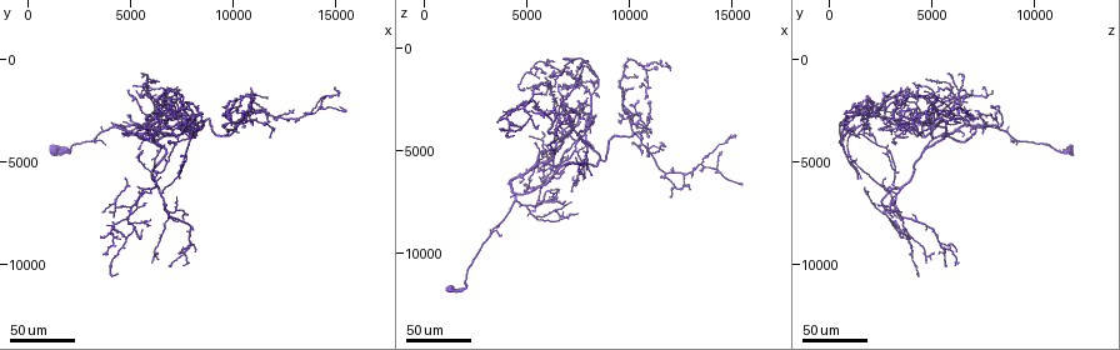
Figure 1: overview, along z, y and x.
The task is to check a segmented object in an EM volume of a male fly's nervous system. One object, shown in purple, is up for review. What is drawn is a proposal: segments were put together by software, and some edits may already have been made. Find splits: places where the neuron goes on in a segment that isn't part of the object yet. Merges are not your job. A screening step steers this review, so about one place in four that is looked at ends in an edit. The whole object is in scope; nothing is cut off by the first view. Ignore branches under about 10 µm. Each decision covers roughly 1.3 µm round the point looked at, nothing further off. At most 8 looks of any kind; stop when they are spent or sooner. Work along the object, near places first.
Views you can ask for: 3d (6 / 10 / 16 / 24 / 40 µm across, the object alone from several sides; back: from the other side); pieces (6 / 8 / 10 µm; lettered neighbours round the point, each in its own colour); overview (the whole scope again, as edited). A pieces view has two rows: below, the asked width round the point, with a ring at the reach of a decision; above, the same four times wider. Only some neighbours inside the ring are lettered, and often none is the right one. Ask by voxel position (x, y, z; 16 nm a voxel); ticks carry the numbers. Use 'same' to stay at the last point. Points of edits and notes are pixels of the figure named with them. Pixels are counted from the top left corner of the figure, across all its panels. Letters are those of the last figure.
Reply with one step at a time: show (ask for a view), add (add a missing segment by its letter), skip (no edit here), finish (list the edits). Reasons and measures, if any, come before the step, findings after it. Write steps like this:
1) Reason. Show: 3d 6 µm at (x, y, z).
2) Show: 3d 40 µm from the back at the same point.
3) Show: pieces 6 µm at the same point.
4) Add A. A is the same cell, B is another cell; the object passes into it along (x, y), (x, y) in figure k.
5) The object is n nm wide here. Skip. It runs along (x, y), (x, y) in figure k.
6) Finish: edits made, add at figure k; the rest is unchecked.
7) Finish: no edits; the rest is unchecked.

Branch stops here. Show: 3d 40 µm at (6400, 9500, 5100).

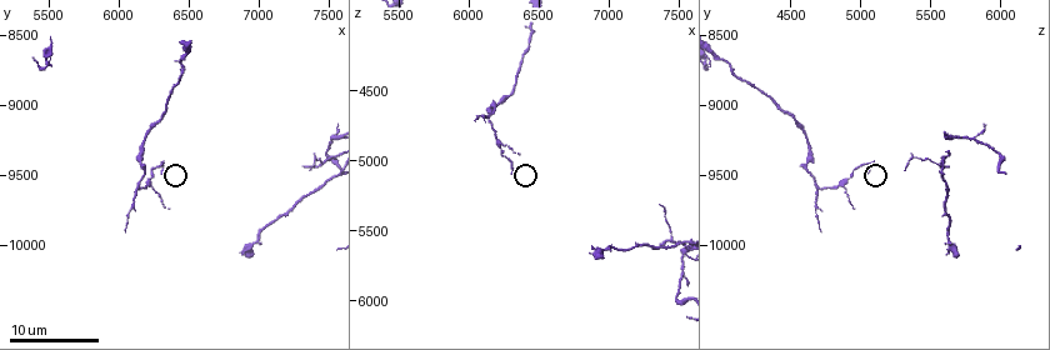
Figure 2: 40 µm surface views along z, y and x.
Show: 3d 10 µm at (6300, 9480, 5060).

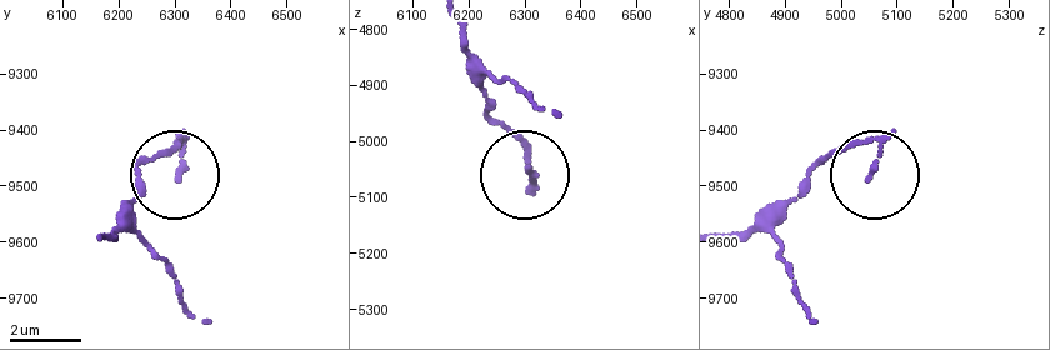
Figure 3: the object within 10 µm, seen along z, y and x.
What lies round it. Show: pieces 6 µm at (6310, 9475, 5050).

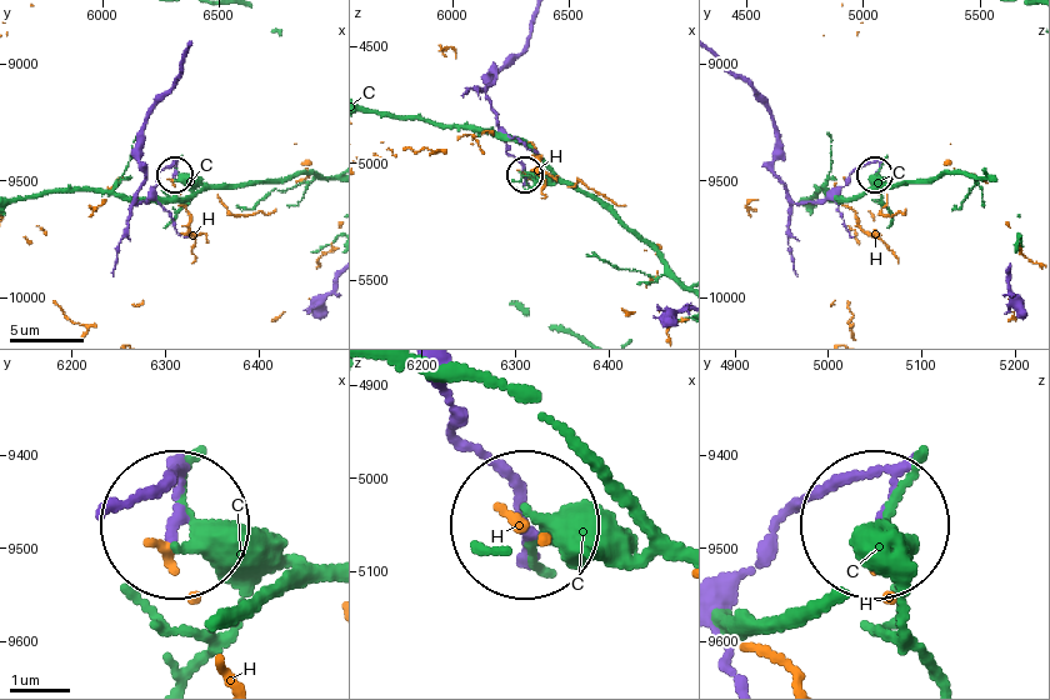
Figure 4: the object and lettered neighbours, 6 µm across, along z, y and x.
Skip. C and H are other cells; it runs along (178, 79), (144, 129), (139, 203), (174, 173) in figure 4; none of them fits.

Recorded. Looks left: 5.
Tapers out. Show: 3d 24 µm at (7800, 8400, 5000).

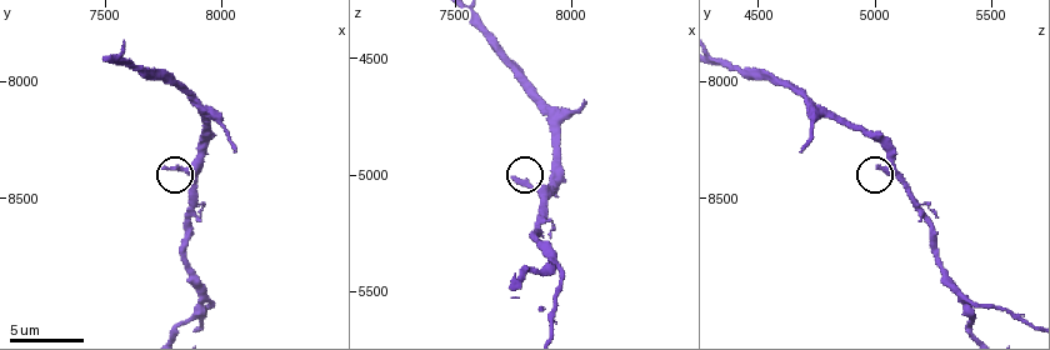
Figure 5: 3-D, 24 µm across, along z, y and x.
Show: pieces 8 µm at (7760, 8360, 5010).

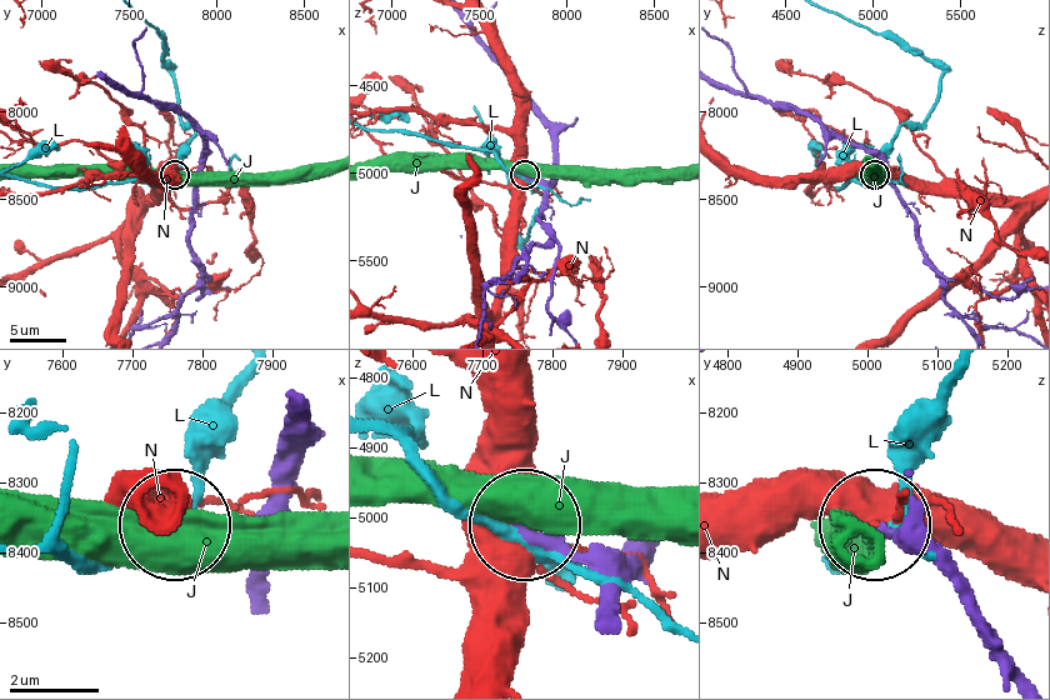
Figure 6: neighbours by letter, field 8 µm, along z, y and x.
The object is 180 nm wide here. Skip. J, L and N are other cells; no lettered segment goes on from it.

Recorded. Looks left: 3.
Free end. Show: 3d 40 µm at (5800, 2700, 1400).

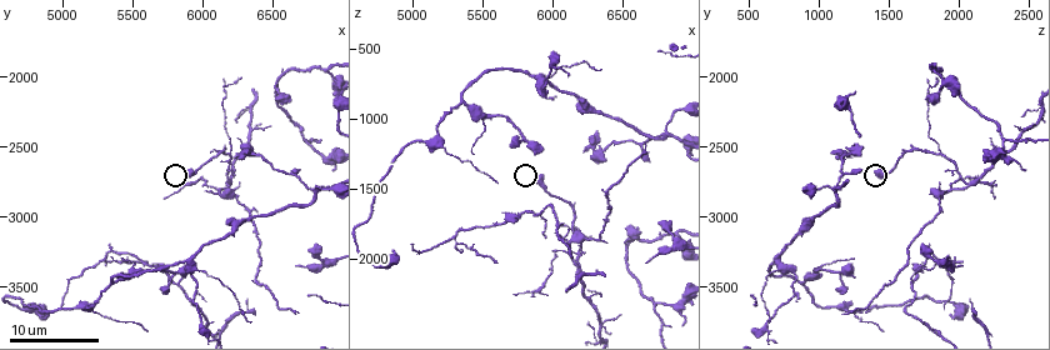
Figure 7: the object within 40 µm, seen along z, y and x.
See the neighbours. Show: pieces 8 µm at (5900, 2680, 1440).

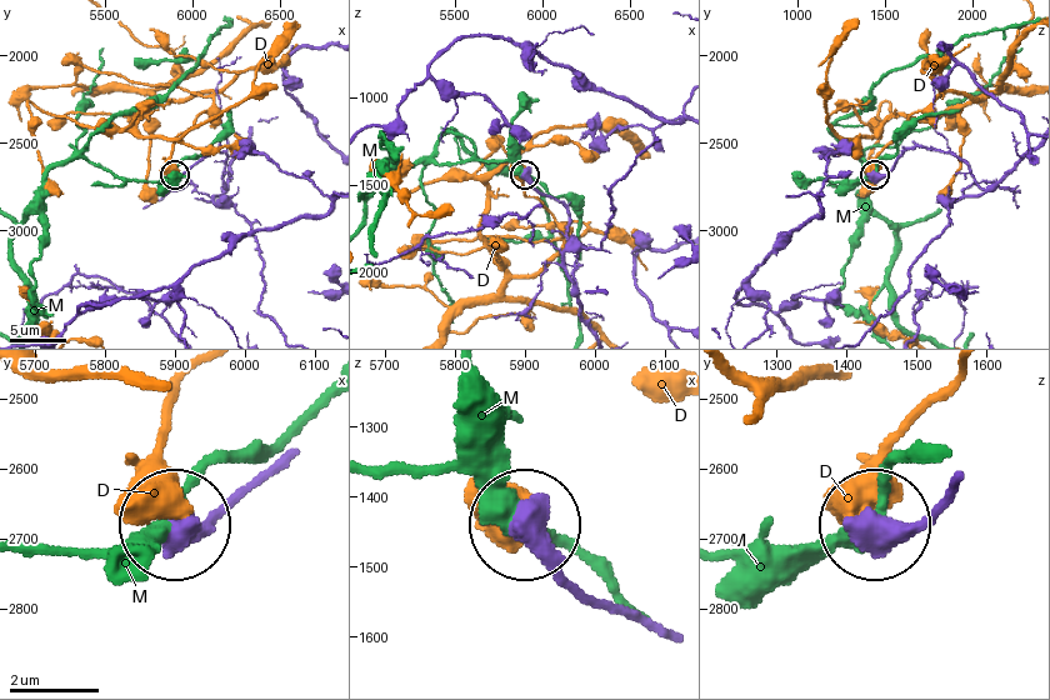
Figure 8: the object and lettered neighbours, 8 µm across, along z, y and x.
The object is 600 nm wide here. Skip. D and M are other cells; it runs along (584, 321), (569, 213), (536, 190), (526, 174) in figure 8; no lettered segment goes on from it.

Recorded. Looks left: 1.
Finish: no edits; the rest is unchecked.

